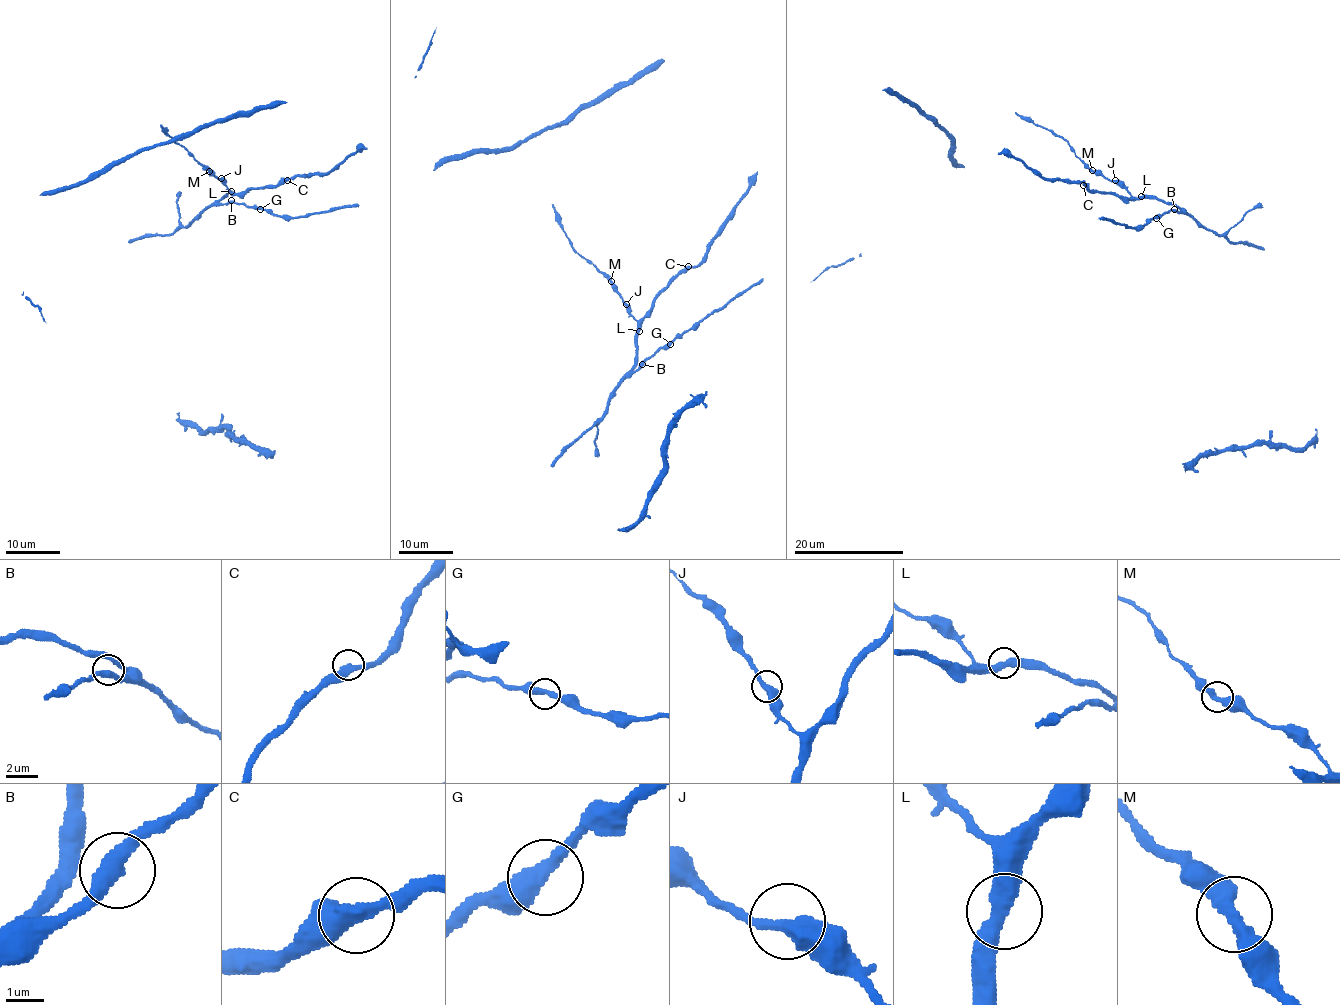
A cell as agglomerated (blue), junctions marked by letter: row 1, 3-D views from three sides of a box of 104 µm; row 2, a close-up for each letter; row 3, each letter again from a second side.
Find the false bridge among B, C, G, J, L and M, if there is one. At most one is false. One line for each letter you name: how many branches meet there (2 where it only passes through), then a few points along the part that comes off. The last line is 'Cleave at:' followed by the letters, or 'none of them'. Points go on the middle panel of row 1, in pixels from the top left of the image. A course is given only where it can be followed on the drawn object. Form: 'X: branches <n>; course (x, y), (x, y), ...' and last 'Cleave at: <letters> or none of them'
J: branches 2
Cleave at: J

